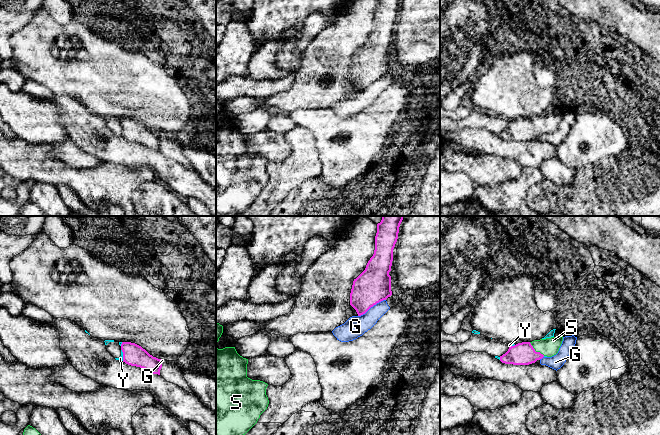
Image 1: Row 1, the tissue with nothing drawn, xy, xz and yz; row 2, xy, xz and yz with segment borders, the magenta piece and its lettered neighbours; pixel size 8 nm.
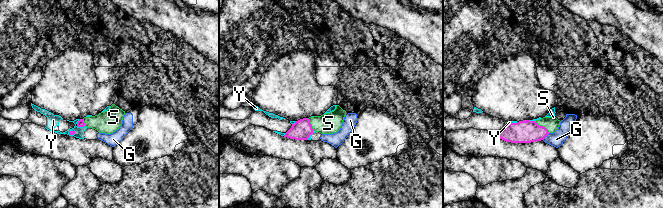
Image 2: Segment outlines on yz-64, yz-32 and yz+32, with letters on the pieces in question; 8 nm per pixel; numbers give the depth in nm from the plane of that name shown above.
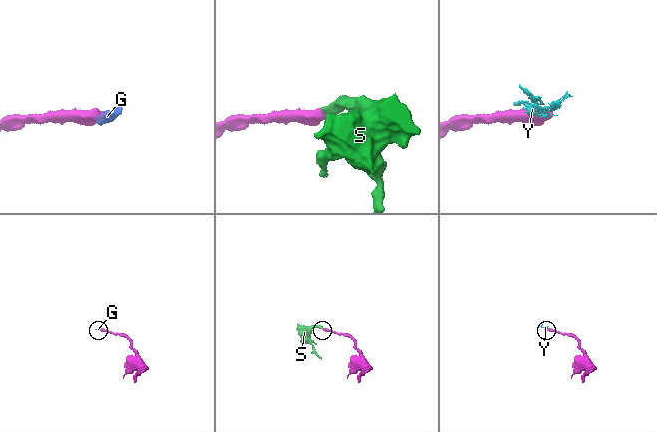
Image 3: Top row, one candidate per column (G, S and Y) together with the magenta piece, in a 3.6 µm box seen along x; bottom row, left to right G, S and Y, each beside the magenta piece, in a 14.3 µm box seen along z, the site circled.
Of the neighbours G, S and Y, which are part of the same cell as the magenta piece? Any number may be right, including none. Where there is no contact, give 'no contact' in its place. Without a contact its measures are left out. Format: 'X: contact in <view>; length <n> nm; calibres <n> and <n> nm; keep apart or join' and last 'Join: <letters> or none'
G: contact in xz; length 260 nm; calibres 280 and 170 nm; keep apart
S: contact in yz; length 170 nm; calibres 180 and 150 nm; join
Y: contact in xy; length 100 nm; calibres 170 and 40 nm; keep apart
Join: S

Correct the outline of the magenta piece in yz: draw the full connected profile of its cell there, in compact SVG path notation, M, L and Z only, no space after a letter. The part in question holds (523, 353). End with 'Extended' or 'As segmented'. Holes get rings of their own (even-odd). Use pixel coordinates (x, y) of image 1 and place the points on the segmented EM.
M563 336L518 343L509 347L508 351L500 356L500 361L505 364L529 365L544 356L556 355L562 341Z. Extended

